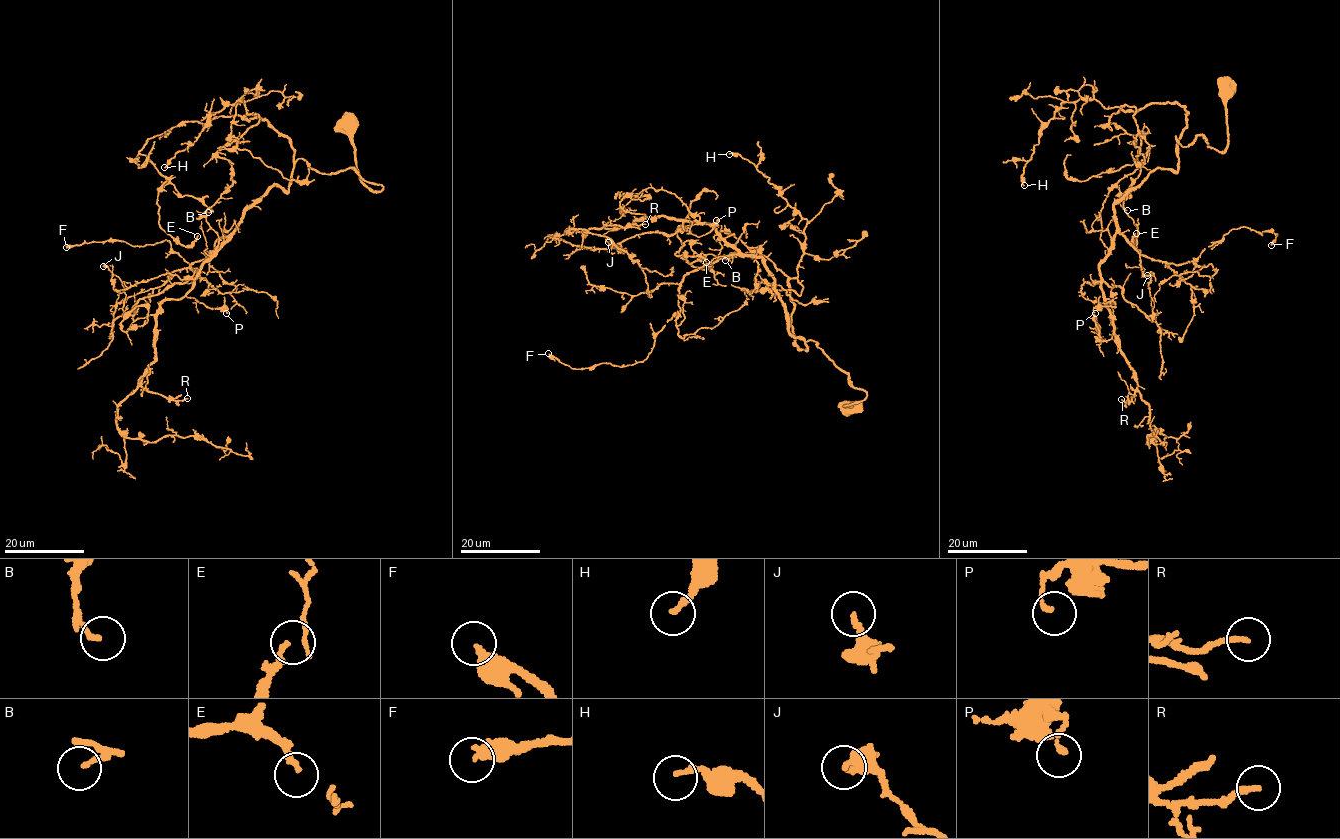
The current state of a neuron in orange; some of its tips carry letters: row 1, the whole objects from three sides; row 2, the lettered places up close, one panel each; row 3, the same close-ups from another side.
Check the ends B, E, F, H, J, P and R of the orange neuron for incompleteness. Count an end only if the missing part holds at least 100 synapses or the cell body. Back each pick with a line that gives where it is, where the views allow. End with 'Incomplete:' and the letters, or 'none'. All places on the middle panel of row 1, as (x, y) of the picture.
Incomplete: none

